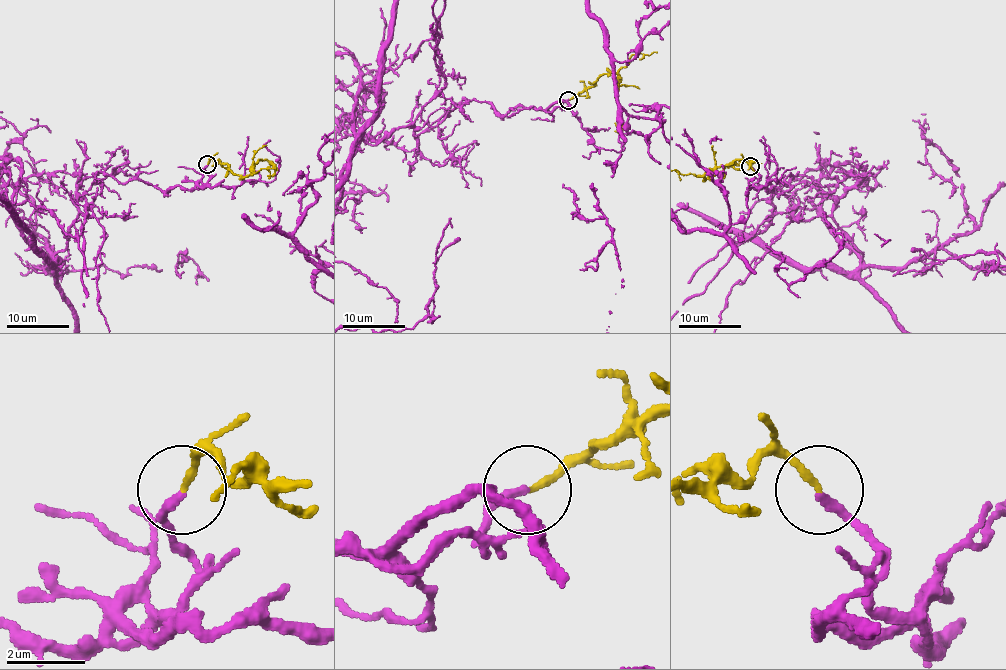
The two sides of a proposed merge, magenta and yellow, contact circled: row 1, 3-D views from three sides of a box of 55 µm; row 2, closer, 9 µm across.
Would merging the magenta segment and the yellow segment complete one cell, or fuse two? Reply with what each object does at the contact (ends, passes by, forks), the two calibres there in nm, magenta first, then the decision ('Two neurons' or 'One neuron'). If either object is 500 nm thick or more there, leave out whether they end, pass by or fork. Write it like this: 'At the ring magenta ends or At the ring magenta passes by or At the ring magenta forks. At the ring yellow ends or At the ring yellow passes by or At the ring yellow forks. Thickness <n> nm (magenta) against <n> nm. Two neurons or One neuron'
At the ring magenta ends. At the ring yellow ends. Thickness 200 nm (magenta) against 180 nm. One neuron

